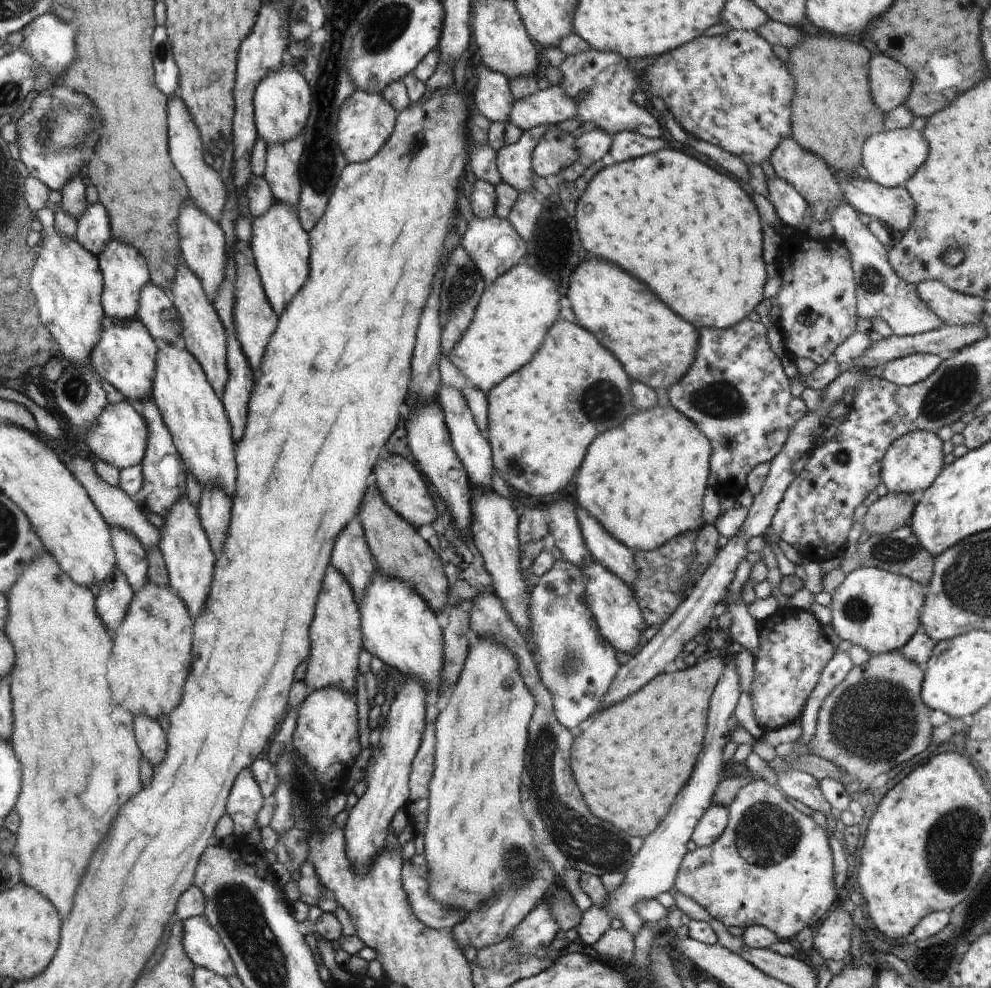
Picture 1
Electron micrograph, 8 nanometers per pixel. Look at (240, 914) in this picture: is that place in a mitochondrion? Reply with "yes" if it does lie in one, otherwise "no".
yes

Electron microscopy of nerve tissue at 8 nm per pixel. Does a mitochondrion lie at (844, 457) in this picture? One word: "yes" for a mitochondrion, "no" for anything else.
yes

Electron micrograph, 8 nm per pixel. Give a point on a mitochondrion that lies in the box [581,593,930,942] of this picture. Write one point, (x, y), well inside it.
(875, 720)

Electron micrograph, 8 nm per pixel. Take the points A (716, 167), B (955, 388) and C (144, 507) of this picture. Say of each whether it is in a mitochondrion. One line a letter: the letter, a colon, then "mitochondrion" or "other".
A: other
B: mitochondrion
C: other

